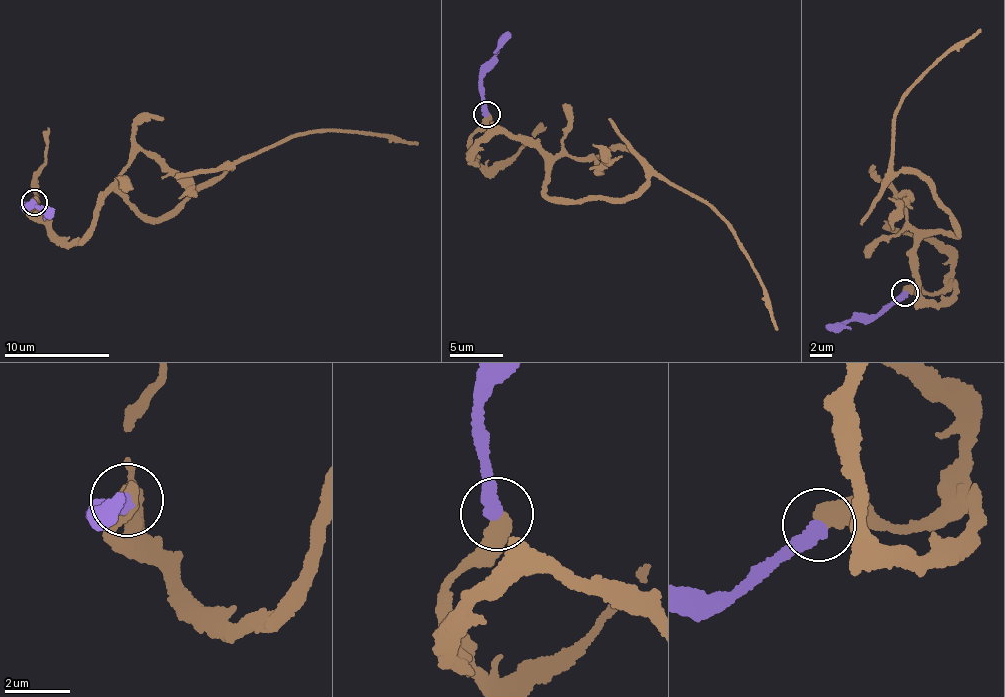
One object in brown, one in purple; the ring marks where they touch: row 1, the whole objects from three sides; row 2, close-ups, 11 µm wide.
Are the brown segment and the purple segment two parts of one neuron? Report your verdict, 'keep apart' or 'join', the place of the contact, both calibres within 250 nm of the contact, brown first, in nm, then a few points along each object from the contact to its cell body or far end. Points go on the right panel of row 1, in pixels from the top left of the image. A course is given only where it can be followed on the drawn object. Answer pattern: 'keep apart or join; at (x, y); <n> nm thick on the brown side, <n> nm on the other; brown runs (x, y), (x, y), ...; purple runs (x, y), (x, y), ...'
join; at (905, 293); 460 nm thick on the brown side, 400 nm on the other; brown runs (905, 292), (954, 288), (923, 298), (914, 259), (957, 230), (890, 167), (891, 137), (910, 87), (979, 29); purple runs (905, 292), (876, 315), (827, 326)

